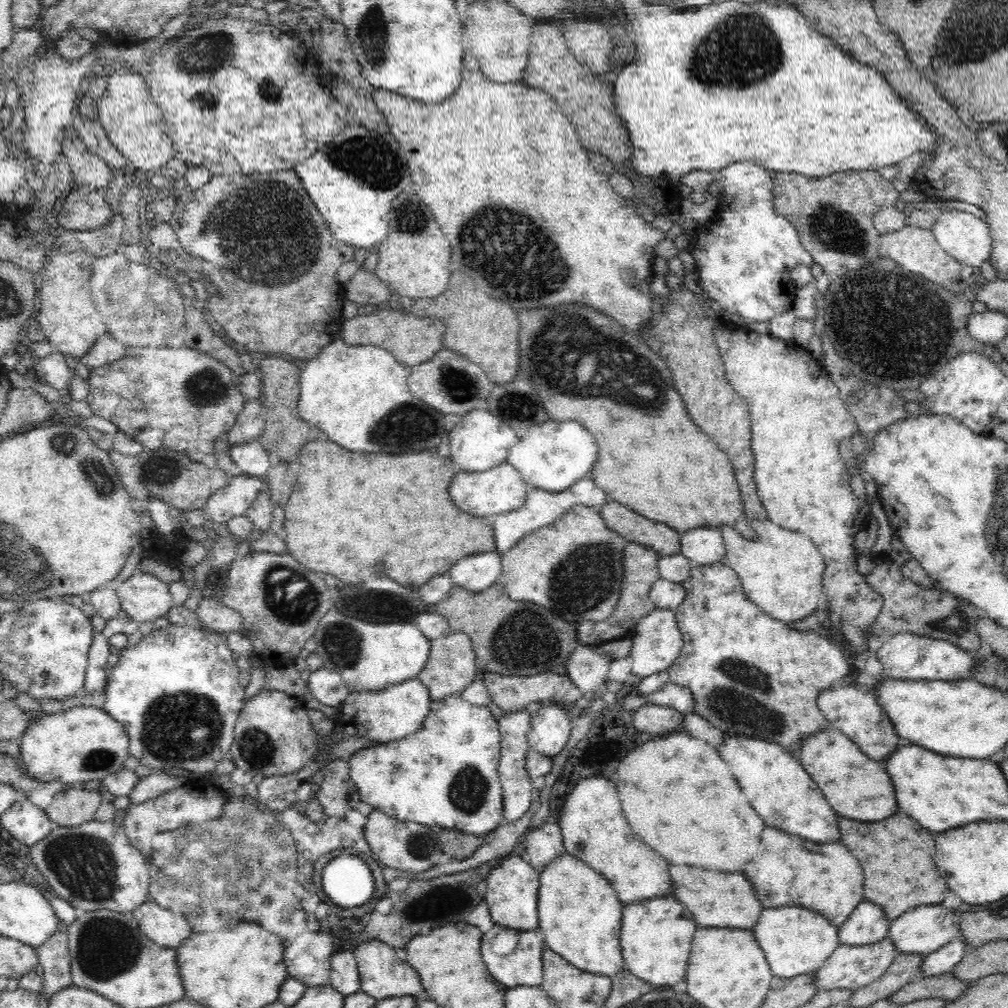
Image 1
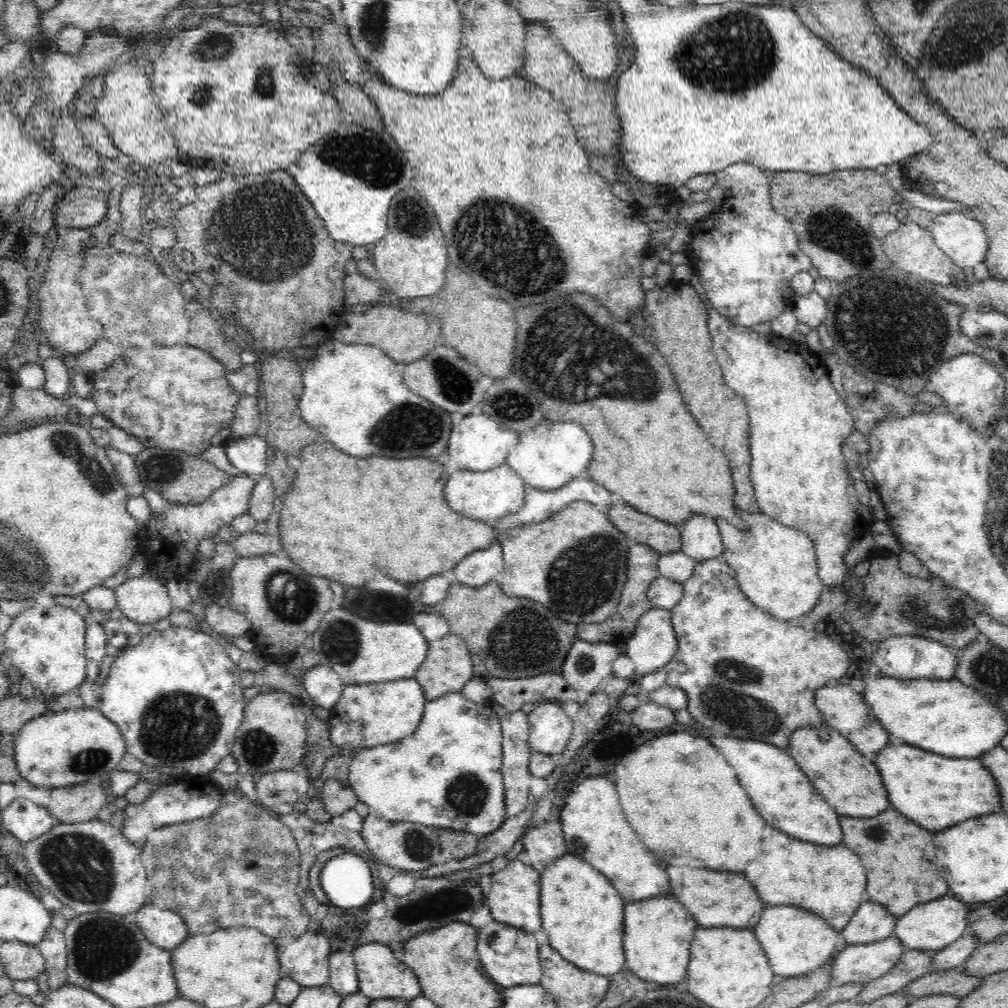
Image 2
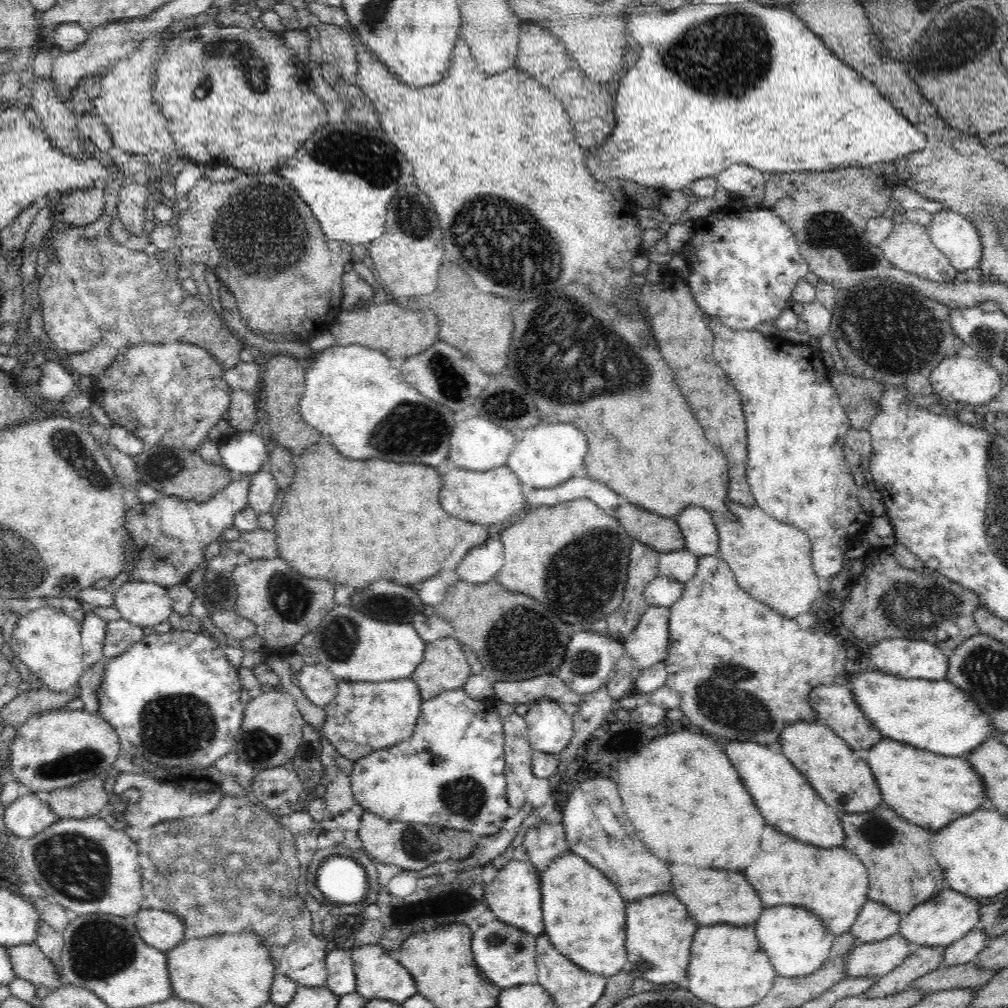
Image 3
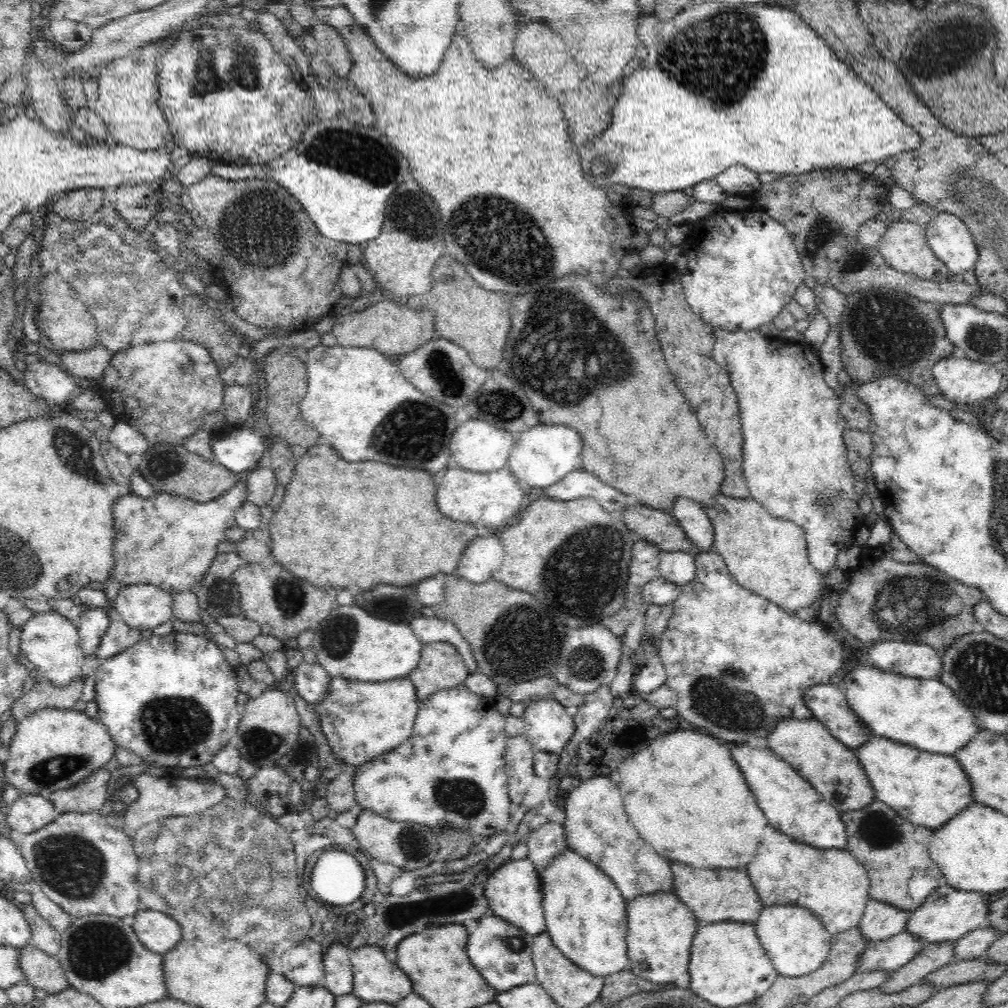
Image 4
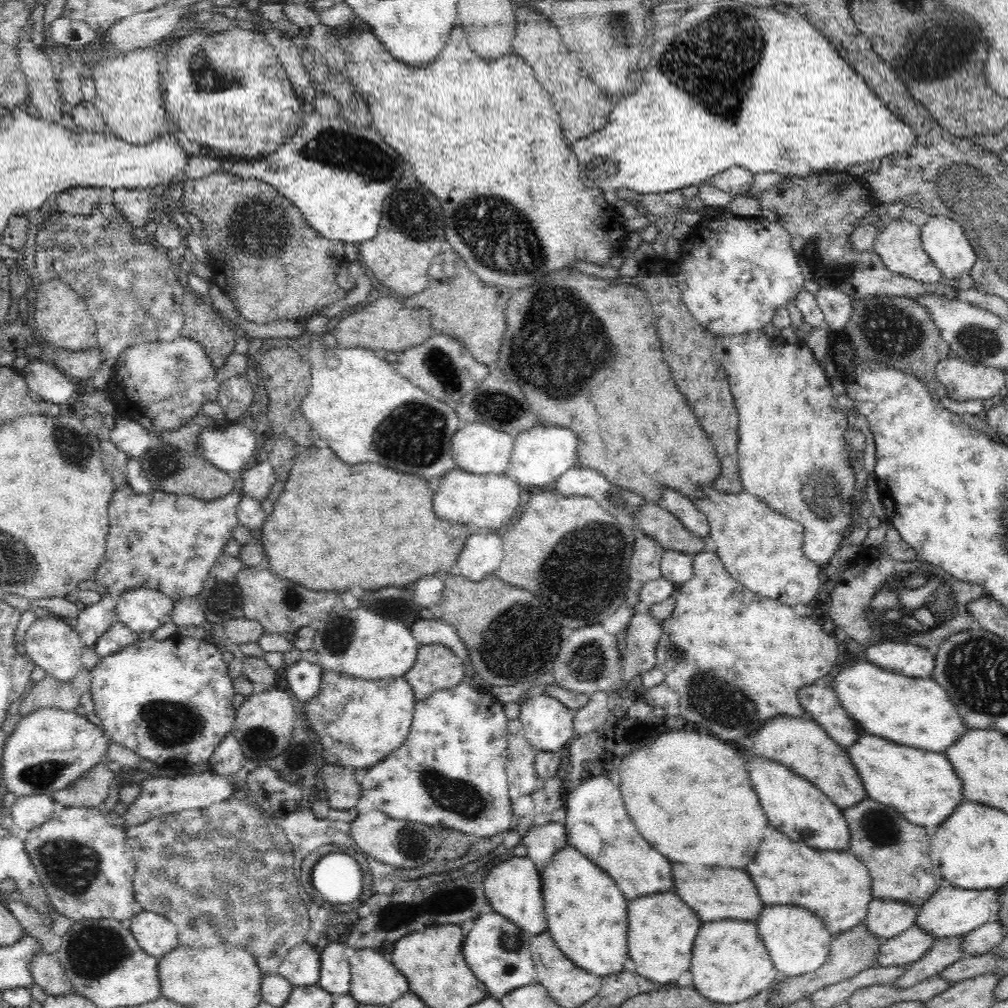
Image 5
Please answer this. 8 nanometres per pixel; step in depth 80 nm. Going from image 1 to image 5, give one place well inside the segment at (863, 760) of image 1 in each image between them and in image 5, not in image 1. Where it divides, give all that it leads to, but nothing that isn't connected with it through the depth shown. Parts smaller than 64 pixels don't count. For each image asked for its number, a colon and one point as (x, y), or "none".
2: (850, 782)
3: (839, 774)
4: (833, 769)
5: (801, 744)

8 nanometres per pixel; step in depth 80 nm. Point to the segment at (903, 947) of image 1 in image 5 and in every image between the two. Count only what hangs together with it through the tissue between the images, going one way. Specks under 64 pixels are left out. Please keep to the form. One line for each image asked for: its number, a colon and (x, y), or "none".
2: (931, 926)
3: (947, 916)
4: (948, 914)
5: (951, 911)

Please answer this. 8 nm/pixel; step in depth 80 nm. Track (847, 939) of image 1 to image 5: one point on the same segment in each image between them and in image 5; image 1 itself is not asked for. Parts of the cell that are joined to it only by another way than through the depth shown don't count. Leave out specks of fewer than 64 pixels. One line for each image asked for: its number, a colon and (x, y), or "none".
2: (871, 922)
3: (876, 921)
4: (881, 920)
5: (886, 918)

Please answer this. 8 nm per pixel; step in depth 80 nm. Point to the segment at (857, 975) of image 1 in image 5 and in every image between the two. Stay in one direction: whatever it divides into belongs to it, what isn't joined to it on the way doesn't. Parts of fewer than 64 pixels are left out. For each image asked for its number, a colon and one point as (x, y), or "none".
2: (862, 963)
3: (877, 959)
4: (885, 955)
5: (906, 948)

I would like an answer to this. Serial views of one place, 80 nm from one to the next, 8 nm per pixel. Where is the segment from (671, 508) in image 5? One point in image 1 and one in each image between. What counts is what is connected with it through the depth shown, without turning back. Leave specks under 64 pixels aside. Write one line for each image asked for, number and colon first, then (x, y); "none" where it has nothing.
1: (706, 545)
2: (700, 538)
3: (701, 537)
4: (690, 514)

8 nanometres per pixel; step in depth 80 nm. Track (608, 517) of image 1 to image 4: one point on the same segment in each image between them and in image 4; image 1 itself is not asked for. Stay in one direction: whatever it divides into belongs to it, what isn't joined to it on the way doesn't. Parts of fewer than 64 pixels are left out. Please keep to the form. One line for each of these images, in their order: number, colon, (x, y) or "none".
2: (664, 538)
3: (663, 534)
4: (660, 528)

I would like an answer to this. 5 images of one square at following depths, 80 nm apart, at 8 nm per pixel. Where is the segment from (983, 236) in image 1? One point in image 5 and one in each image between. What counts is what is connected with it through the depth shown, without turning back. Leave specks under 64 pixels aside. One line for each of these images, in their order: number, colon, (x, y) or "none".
2: (963, 238)
3: (953, 235)
4: (947, 235)
5: (943, 240)

